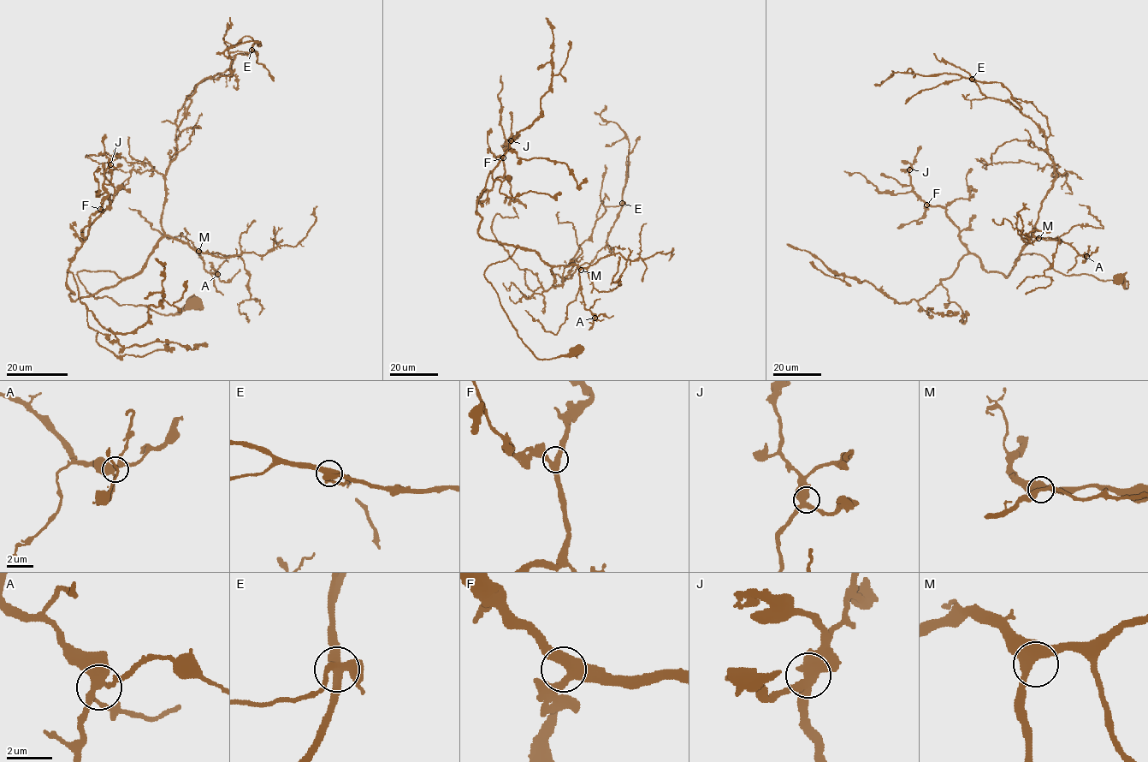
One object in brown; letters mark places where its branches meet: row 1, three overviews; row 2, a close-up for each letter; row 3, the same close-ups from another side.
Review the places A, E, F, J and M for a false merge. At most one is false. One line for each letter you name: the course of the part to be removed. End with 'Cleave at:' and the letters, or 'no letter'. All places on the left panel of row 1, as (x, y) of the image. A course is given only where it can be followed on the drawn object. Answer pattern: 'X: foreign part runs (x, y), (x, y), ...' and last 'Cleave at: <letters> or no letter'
E: foreign part runs (251, 50), (260, 42), (229, 46), (224, 51), (229, 56)
Cleave at: E

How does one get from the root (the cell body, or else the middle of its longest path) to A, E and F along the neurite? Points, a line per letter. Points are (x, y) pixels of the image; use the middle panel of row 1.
A: (576, 350), (537, 359), (485, 270), (519, 247), (548, 265), (575, 264), (584, 307), (594, 318)
E: (576, 350), (537, 359), (484, 272), (523, 247), (553, 266), (554, 286), (560, 286), (605, 206), (622, 203)
F: (576, 350), (537, 359), (484, 276), (519, 247), (478, 233), (476, 201), (503, 176), (503, 157)

